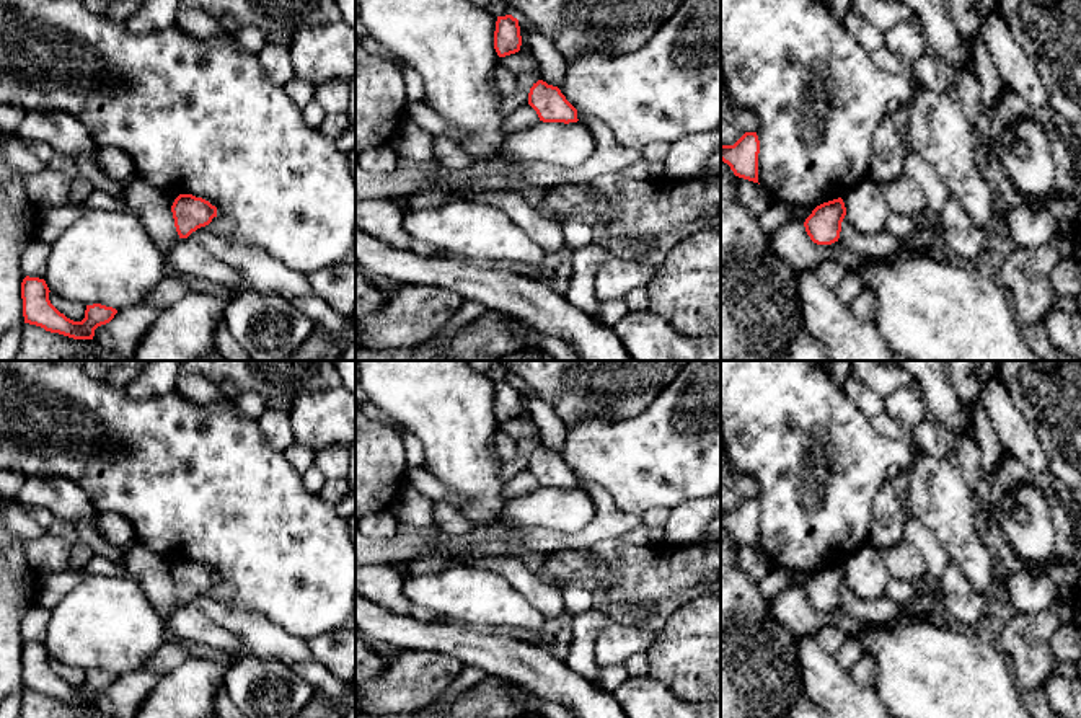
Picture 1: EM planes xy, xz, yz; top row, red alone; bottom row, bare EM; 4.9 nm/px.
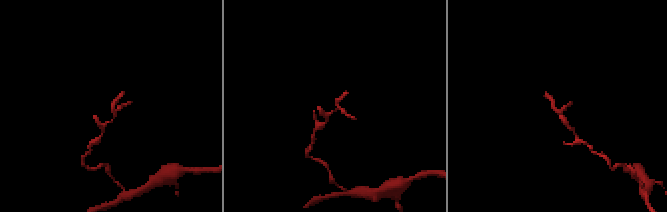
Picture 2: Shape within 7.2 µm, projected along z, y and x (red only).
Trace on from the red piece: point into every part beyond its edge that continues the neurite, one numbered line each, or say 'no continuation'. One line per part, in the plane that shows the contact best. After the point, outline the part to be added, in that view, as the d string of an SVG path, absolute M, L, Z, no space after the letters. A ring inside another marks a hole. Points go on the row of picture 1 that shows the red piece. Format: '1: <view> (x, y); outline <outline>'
no continuation

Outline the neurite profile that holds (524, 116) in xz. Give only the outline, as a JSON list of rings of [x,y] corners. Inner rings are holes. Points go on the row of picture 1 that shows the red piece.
[[[527,103],[518,106],[512,114],[505,116],[502,121],[502,127],[505,134],[518,132],[532,127],[540,121],[536,111]]]

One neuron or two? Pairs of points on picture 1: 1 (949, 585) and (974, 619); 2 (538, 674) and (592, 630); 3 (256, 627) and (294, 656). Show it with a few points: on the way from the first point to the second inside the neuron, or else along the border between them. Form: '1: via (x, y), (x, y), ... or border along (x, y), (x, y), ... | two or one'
1: via (954, 593), (970, 611) | one
2: border along (564, 661), (594, 684) | two
3: via (266, 637), (284, 648) | one

